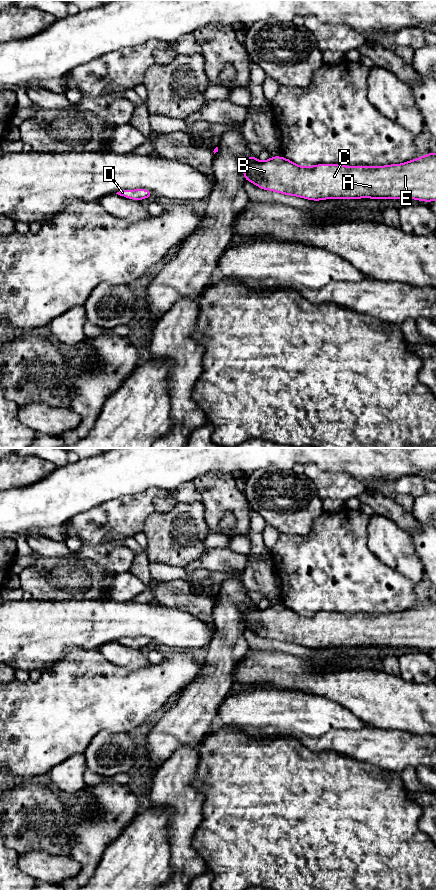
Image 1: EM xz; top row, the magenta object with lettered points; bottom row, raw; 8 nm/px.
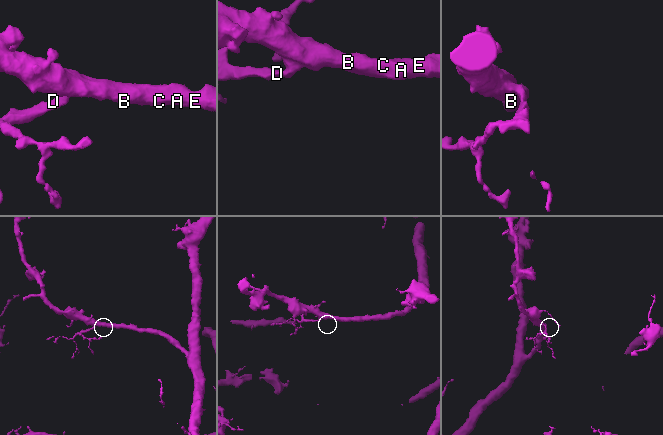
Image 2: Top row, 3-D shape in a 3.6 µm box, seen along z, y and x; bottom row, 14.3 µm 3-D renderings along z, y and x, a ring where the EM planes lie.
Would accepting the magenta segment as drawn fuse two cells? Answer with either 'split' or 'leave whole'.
leave whole

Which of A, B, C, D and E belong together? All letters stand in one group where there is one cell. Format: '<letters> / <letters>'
A B C D E

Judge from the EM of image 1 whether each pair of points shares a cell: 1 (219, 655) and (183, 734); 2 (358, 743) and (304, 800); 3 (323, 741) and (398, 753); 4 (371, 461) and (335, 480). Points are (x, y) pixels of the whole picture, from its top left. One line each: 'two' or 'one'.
1: one
2: two
3: one
4: two

